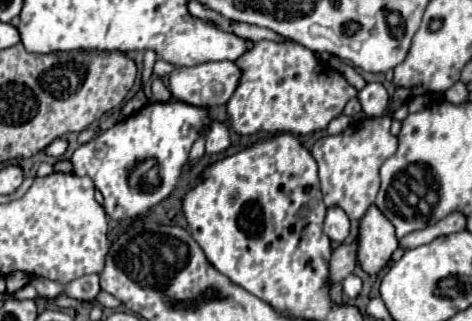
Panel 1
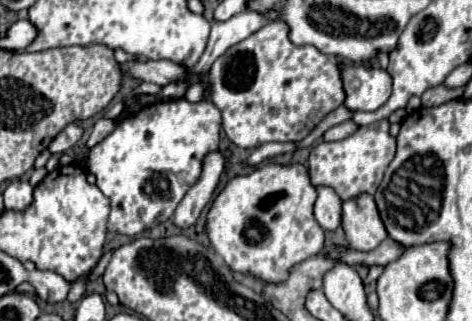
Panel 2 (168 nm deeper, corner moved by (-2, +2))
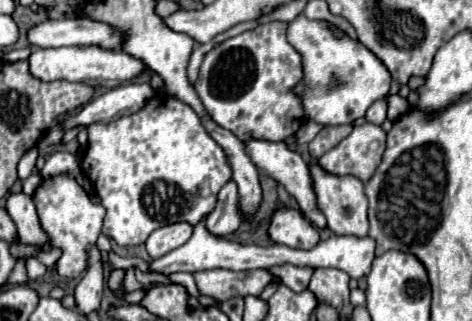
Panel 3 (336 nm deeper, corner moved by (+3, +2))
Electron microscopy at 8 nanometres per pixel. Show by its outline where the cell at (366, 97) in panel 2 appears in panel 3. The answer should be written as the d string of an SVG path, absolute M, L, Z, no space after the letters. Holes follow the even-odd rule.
M296 15L296 19L288 23L286 37L302 57L304 77L292 91L302 99L304 117L308 121L314 121L318 125L352 123L364 117L374 101L388 95L392 85L388 67L350 35L336 37L328 21L314 23L304 15Z

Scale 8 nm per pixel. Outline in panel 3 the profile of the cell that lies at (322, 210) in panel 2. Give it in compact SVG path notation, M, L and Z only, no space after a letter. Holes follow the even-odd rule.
M250 137L248 141L244 141L244 151L246 155L252 159L252 163L268 177L272 177L276 183L284 185L286 191L298 201L300 209L304 211L304 215L320 229L326 229L326 217L320 213L318 205L316 205L316 195L314 195L314 187L312 187L312 179L310 179L310 171L308 165L304 163L304 159L292 151L284 141L264 141L264 139L254 139Z

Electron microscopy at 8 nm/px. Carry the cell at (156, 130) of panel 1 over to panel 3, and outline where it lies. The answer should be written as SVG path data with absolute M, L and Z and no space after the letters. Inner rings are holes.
M156 95L144 109L120 117L112 123L96 123L88 127L88 149L82 155L82 171L90 179L100 197L106 217L102 233L114 239L120 247L144 243L154 229L164 225L174 225L176 221L188 221L188 225L198 225L216 207L218 191L232 179L232 167L224 149L208 135L198 115L170 95Z

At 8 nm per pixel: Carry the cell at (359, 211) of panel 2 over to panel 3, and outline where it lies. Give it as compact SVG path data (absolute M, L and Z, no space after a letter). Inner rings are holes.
M318 163L308 165L308 169L310 169L310 177L312 177L312 187L316 193L316 203L328 221L328 229L334 231L336 235L366 237L368 235L368 217L366 217L368 201L364 195L364 183L356 177L336 177L336 175L324 171Z

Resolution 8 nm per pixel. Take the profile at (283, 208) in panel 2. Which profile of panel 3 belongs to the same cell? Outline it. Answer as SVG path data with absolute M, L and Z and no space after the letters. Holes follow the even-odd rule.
M294 209L274 211L270 223L270 237L276 243L294 247L294 249L312 249L320 241L318 229Z

